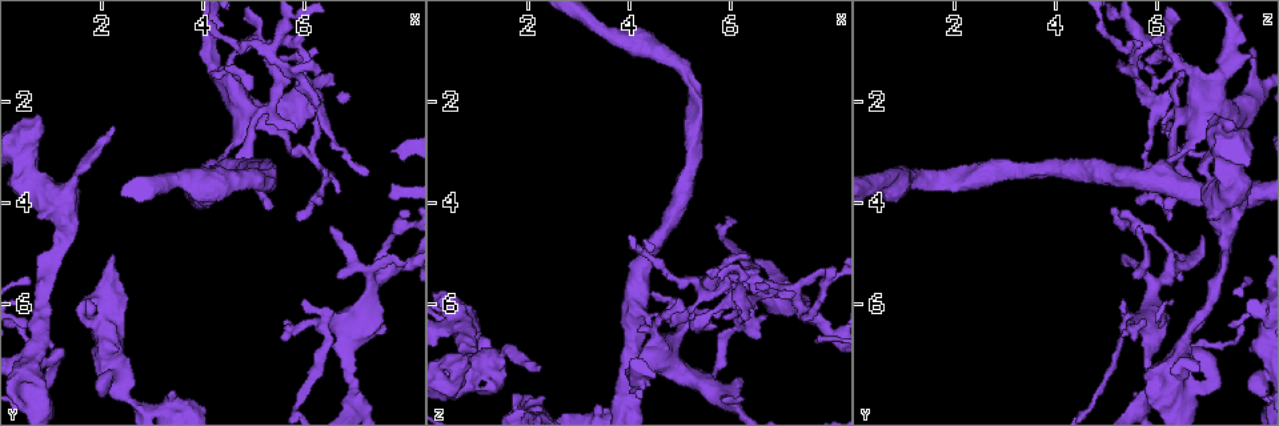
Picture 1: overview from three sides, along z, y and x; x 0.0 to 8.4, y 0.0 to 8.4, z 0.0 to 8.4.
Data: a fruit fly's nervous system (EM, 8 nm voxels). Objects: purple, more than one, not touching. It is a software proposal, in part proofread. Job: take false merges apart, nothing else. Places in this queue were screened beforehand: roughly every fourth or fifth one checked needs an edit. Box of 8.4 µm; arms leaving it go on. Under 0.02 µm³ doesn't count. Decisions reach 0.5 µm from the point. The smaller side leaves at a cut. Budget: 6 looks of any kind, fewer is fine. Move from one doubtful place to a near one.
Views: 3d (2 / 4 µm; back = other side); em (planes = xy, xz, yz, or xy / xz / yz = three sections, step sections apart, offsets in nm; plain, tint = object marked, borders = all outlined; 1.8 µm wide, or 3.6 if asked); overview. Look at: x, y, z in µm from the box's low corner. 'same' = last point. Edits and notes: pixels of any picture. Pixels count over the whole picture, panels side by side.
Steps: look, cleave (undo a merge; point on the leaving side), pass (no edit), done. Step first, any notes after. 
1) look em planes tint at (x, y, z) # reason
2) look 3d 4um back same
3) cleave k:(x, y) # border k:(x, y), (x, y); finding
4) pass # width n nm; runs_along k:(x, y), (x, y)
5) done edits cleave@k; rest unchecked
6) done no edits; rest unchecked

look em planes tint at (1.35, 4.35, 7.35)

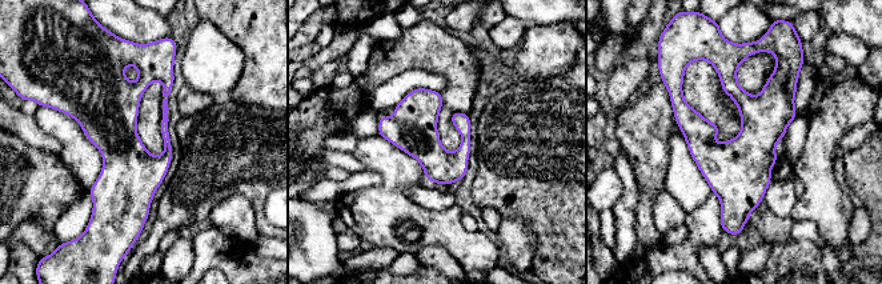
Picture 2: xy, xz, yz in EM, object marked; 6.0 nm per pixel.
pass # runs_along 2:(729, 62), (750, 107), (741, 222); all the same cell

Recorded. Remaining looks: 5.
look 3d 2um at (5.50, 0.90, 5.65)

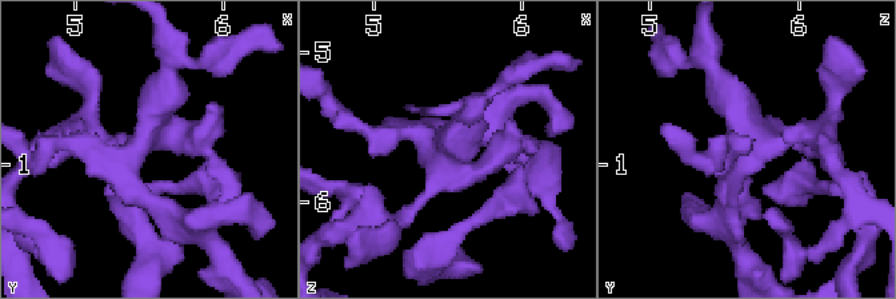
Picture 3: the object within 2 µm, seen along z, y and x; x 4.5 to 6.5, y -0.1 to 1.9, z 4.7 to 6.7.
look em planes plain at (5.46, 0.84, 5.68)

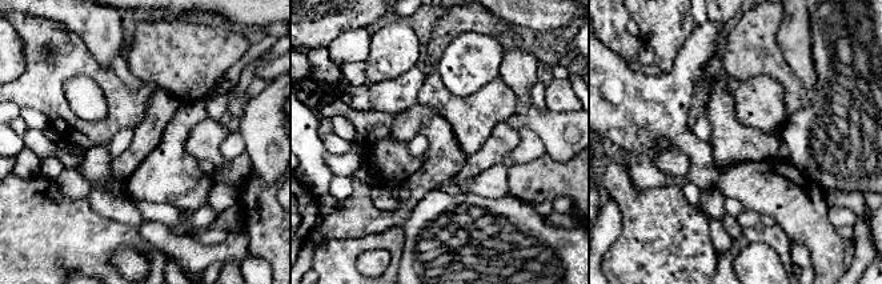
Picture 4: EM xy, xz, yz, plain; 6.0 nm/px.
look em planes tint same

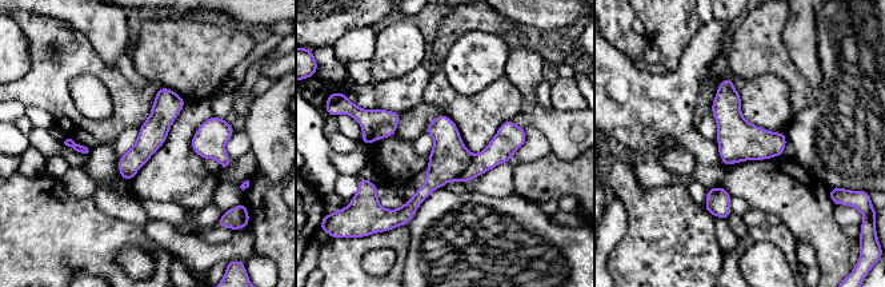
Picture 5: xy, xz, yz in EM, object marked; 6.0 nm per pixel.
pass # all the same cell

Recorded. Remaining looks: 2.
look em yz step 4 tint at (6.30, 2.35, 6.05)

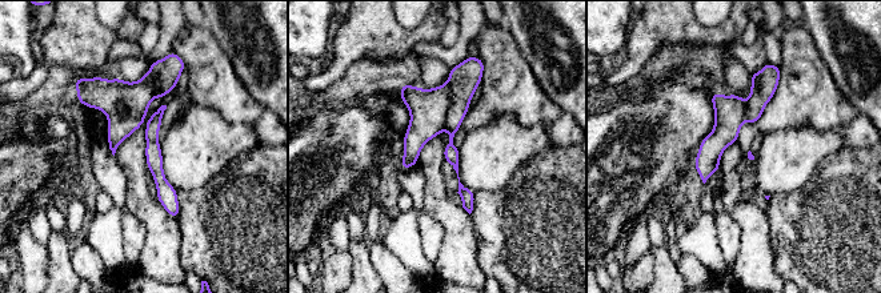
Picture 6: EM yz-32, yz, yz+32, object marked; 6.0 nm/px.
look em planes tint same

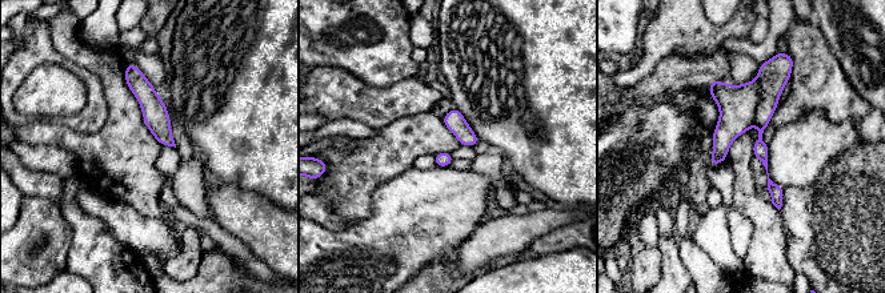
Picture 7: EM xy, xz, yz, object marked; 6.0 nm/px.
pass # runs_along 7:(767, 68), (760, 151), (779, 203); one cell here

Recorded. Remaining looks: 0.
done no edits; rest unchecked

